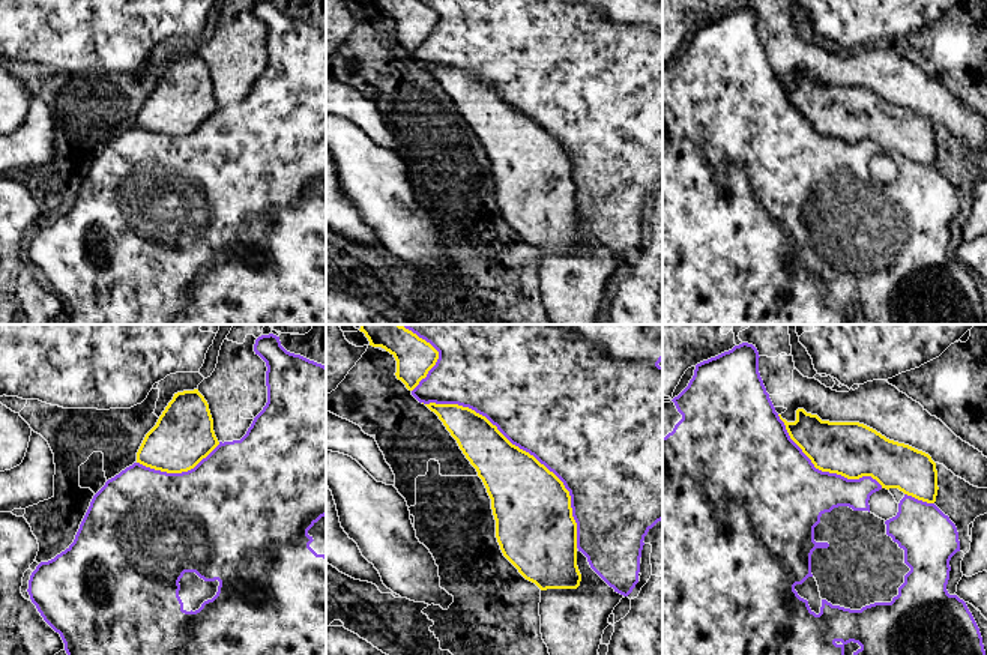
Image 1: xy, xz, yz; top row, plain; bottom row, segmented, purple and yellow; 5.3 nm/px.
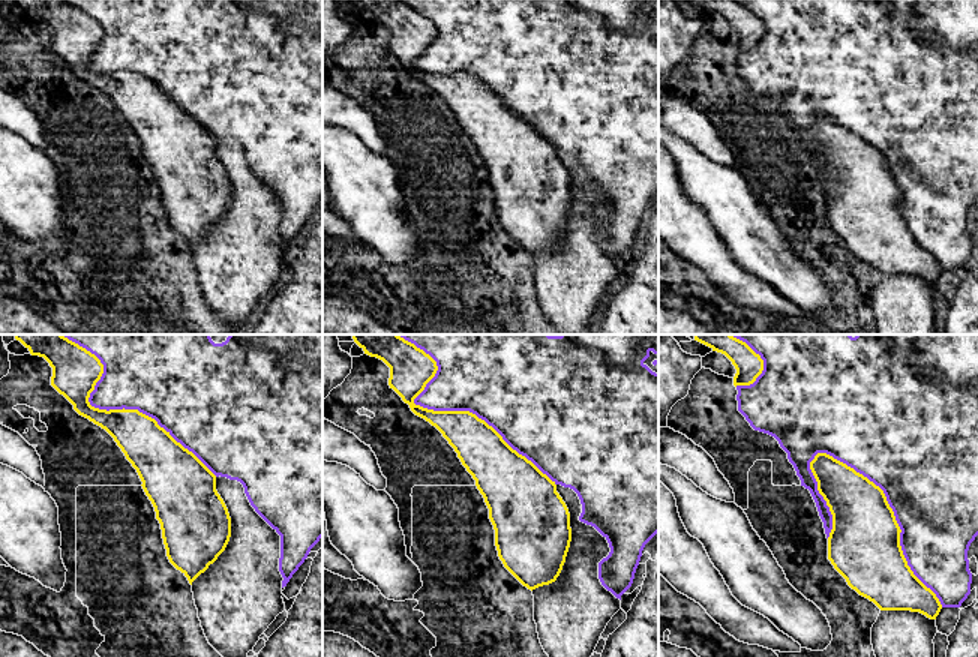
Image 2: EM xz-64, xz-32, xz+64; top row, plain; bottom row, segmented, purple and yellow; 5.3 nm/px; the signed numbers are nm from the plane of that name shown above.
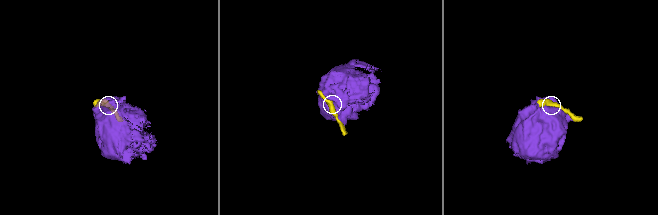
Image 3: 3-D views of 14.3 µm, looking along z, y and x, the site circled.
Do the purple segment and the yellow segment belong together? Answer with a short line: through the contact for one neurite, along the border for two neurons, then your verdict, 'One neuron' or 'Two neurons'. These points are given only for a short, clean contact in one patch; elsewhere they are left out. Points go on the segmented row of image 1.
Two neurons

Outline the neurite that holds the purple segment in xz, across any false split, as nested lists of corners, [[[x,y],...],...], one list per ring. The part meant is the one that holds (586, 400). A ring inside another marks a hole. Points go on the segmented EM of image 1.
[[[400,324],[430,343],[439,359],[412,391],[424,404],[458,404],[485,416],[515,446],[533,455],[569,491],[577,523],[577,548],[614,592],[628,596],[638,583],[640,557],[647,532],[663,520],[663,324]]]

